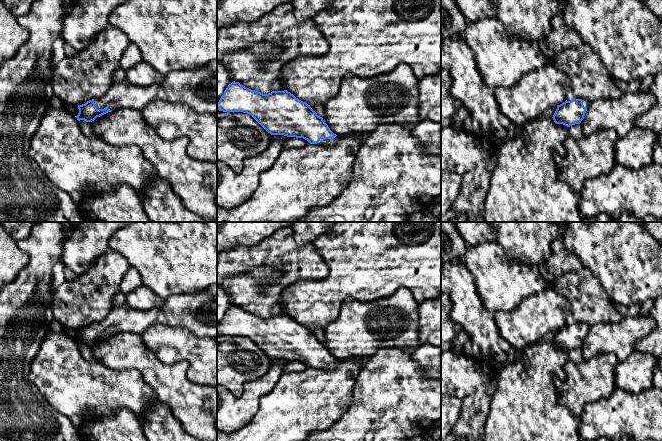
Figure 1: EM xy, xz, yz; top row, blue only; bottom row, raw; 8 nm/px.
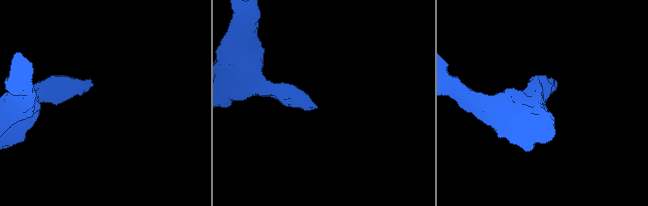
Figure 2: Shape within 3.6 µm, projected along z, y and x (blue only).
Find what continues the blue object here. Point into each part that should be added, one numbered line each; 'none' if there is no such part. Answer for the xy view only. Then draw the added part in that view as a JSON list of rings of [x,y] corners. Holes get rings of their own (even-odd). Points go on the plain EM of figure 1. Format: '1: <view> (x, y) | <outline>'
1: xy (197, 311) | [[[217,284],[211,287],[197,292],[185,293],[180,295],[173,295],[168,297],[164,303],[159,307],[154,307],[147,311],[141,311],[131,308],[128,304],[124,303],[120,306],[112,308],[109,315],[102,321],[94,323],[96,332],[108,333],[114,335],[117,332],[133,332],[142,334],[151,324],[155,322],[161,322],[169,326],[181,326],[192,332],[197,337],[211,337],[217,338]]]

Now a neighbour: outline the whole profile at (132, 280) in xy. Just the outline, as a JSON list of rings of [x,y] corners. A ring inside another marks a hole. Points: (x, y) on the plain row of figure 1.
[[[130,266],[122,279],[121,283],[122,292],[125,295],[127,295],[141,285],[142,281],[139,272],[135,268]]]

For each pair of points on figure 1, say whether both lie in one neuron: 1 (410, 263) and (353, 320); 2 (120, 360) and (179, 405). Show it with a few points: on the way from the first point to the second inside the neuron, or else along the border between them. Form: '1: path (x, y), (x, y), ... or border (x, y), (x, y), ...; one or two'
1: border (394, 292), (370, 301), (349, 298); two
2: path (136, 360), (139, 360), (168, 389); one

